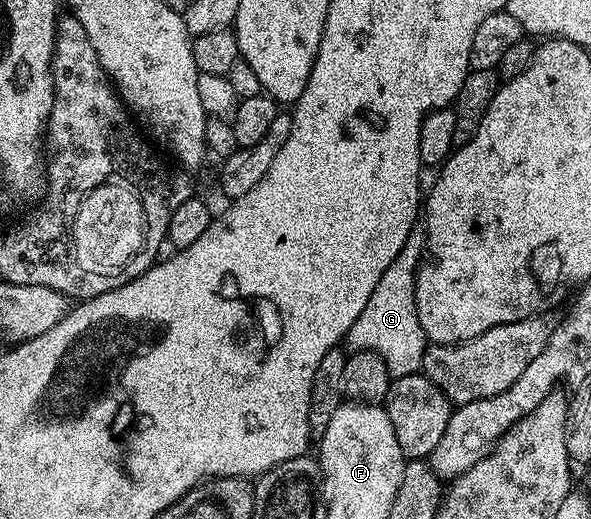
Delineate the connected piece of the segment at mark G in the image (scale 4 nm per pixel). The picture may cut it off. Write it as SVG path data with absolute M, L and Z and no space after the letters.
M417 223L410 231L402 251L398 251L398 259L394 259L394 263L390 263L390 267L382 271L382 279L378 279L374 295L370 295L366 307L362 307L362 315L354 319L346 338L349 350L365 349L382 355L386 371L390 371L393 379L421 372L420 364L426 348L426 338L422 331L422 323L418 323L415 291L416 276L425 260L427 243L428 234L425 226Z

